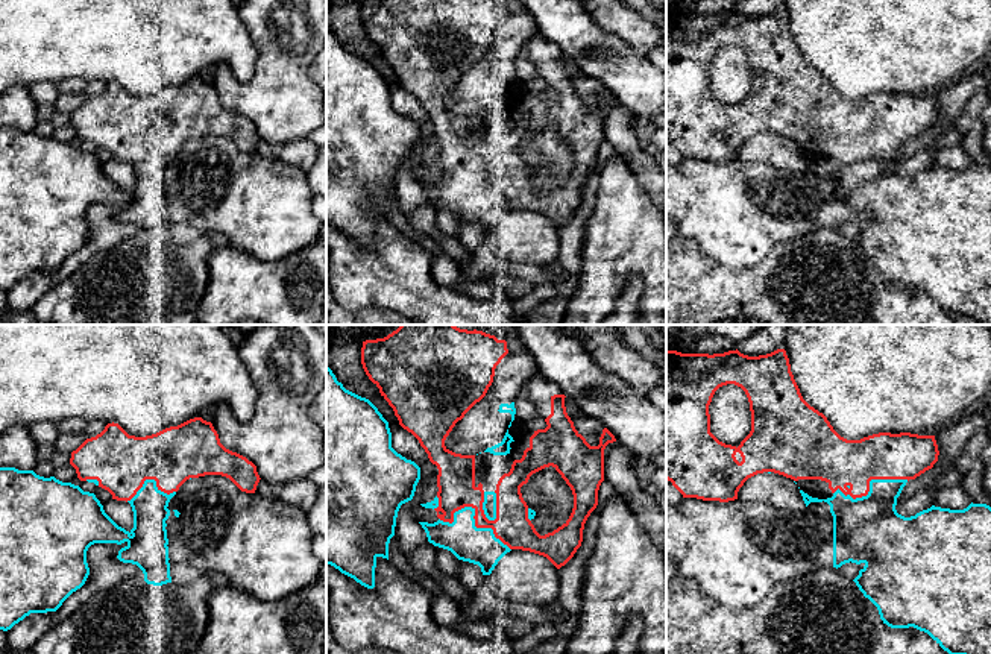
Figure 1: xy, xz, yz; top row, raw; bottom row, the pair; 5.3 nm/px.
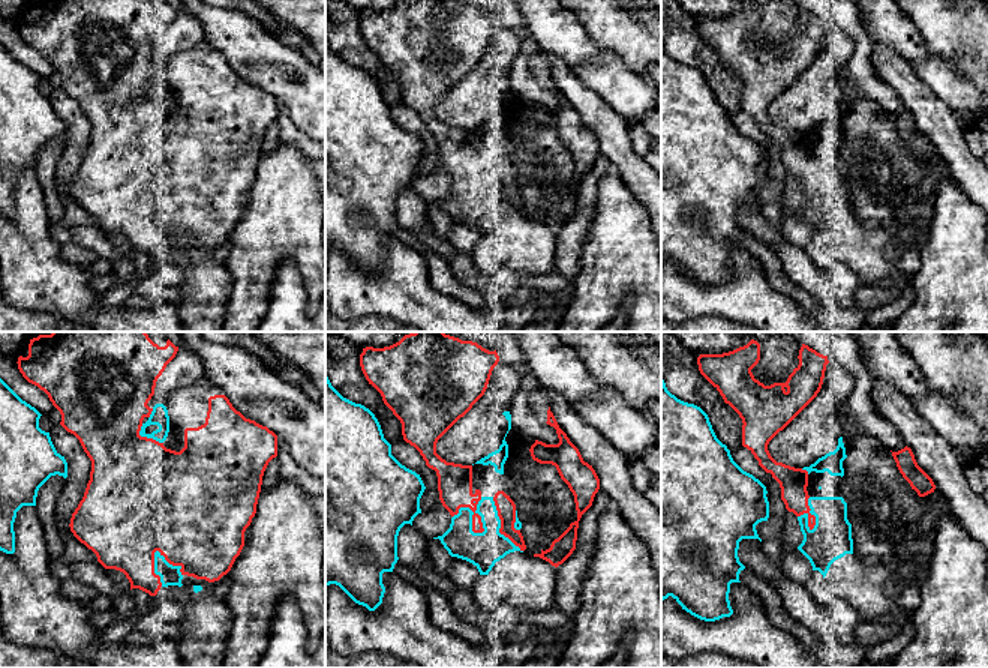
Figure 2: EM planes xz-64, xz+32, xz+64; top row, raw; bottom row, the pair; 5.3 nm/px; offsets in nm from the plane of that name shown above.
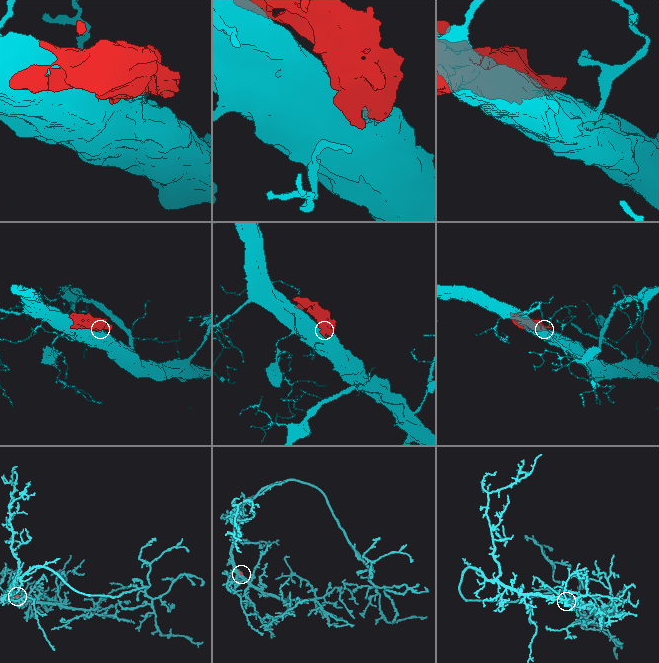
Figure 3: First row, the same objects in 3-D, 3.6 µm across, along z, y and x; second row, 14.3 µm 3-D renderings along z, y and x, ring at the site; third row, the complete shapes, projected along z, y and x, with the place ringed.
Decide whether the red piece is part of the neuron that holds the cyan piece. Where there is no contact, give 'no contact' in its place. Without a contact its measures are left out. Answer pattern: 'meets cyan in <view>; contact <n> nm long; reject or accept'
meets cyan in xz; contact 420 nm long; reject

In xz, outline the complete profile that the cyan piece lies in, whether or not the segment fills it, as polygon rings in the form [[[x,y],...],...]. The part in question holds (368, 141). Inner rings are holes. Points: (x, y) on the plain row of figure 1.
[[[326,26],[326,225],[373,249],[376,219],[389,220],[398,171],[413,159],[419,140],[420,127],[392,108],[378,68],[346,50]]]

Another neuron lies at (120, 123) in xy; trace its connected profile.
[[[190,79],[146,97],[129,96],[118,83],[108,83],[96,97],[87,99],[71,112],[70,124],[80,141],[97,140],[112,159],[131,161],[146,140],[155,140],[158,150],[170,155],[190,138],[222,135],[241,152],[255,153],[260,143],[256,126],[246,117],[226,109],[211,82]]]

